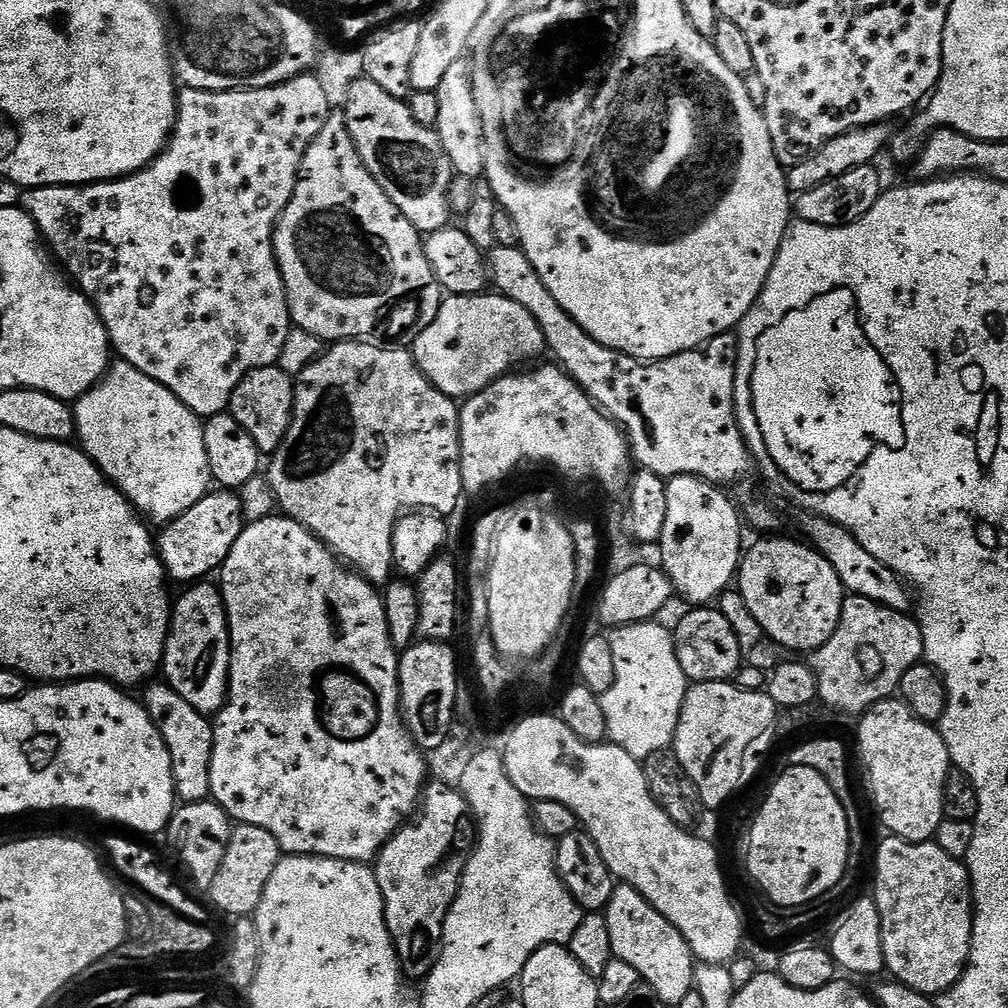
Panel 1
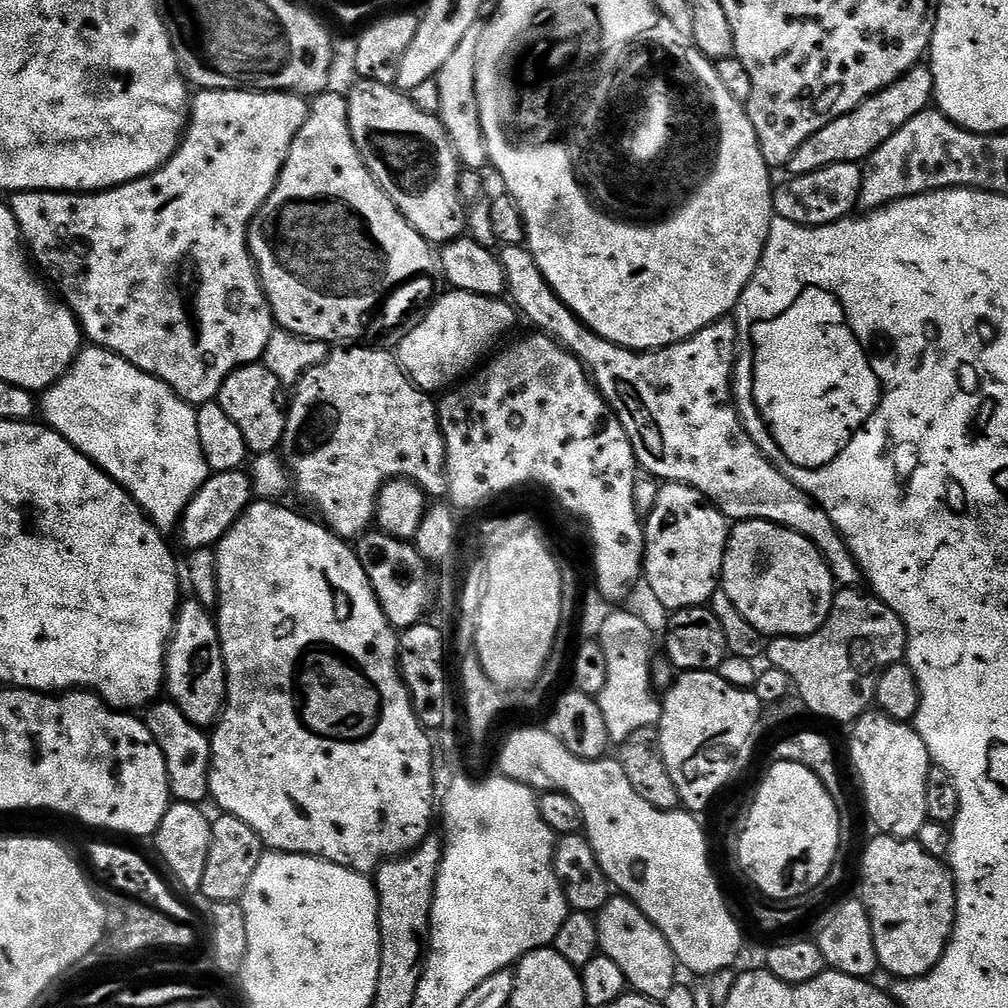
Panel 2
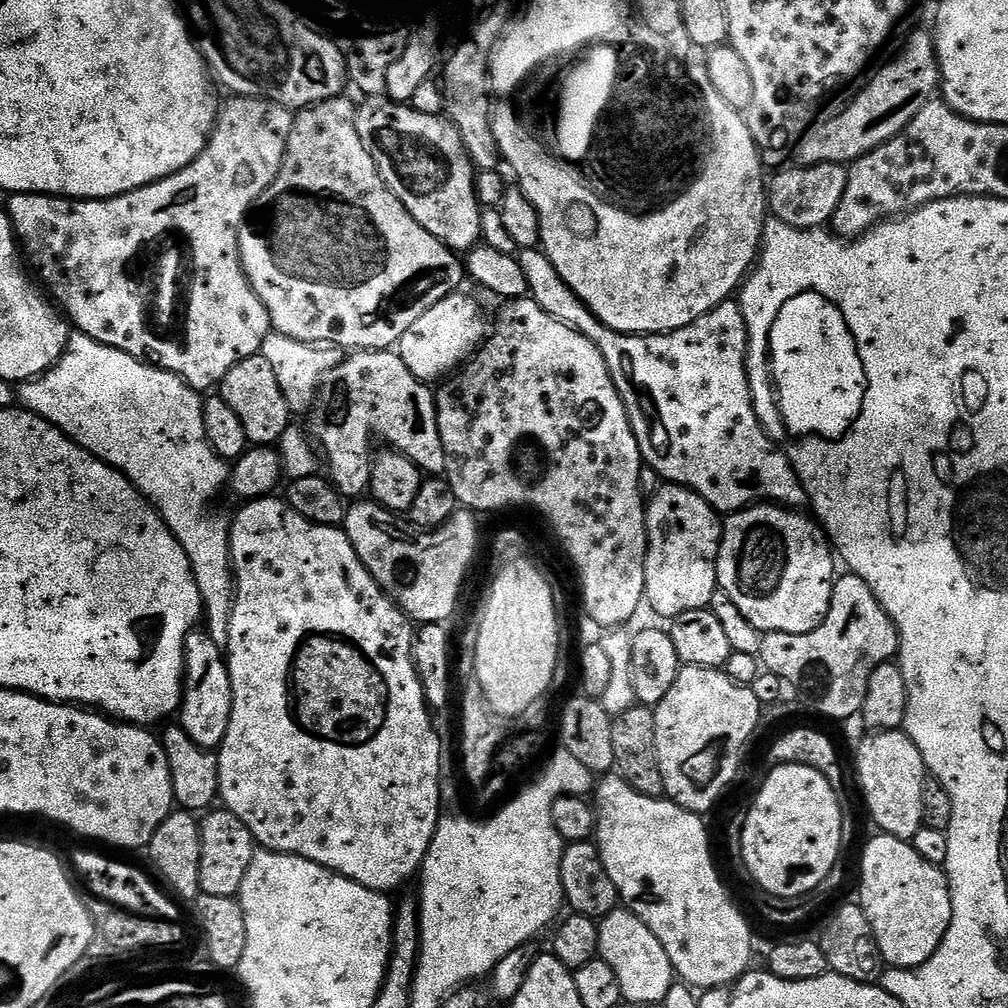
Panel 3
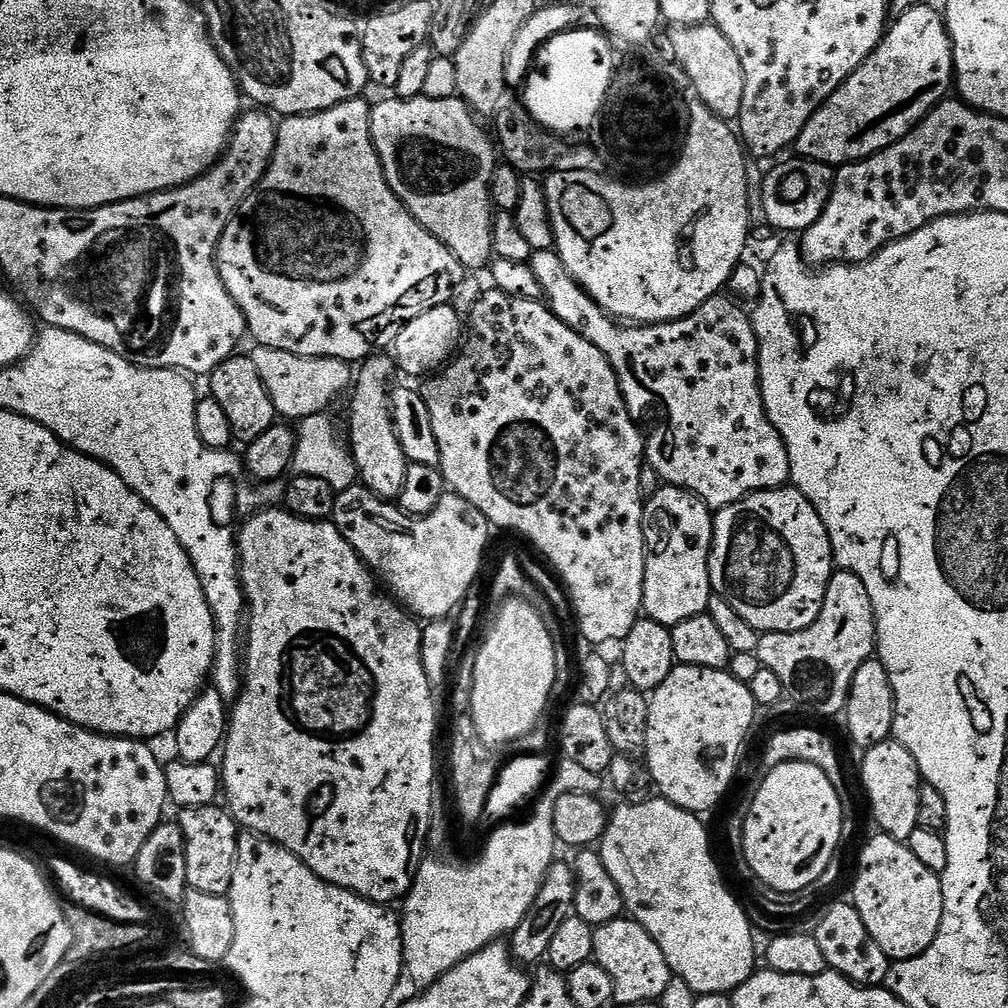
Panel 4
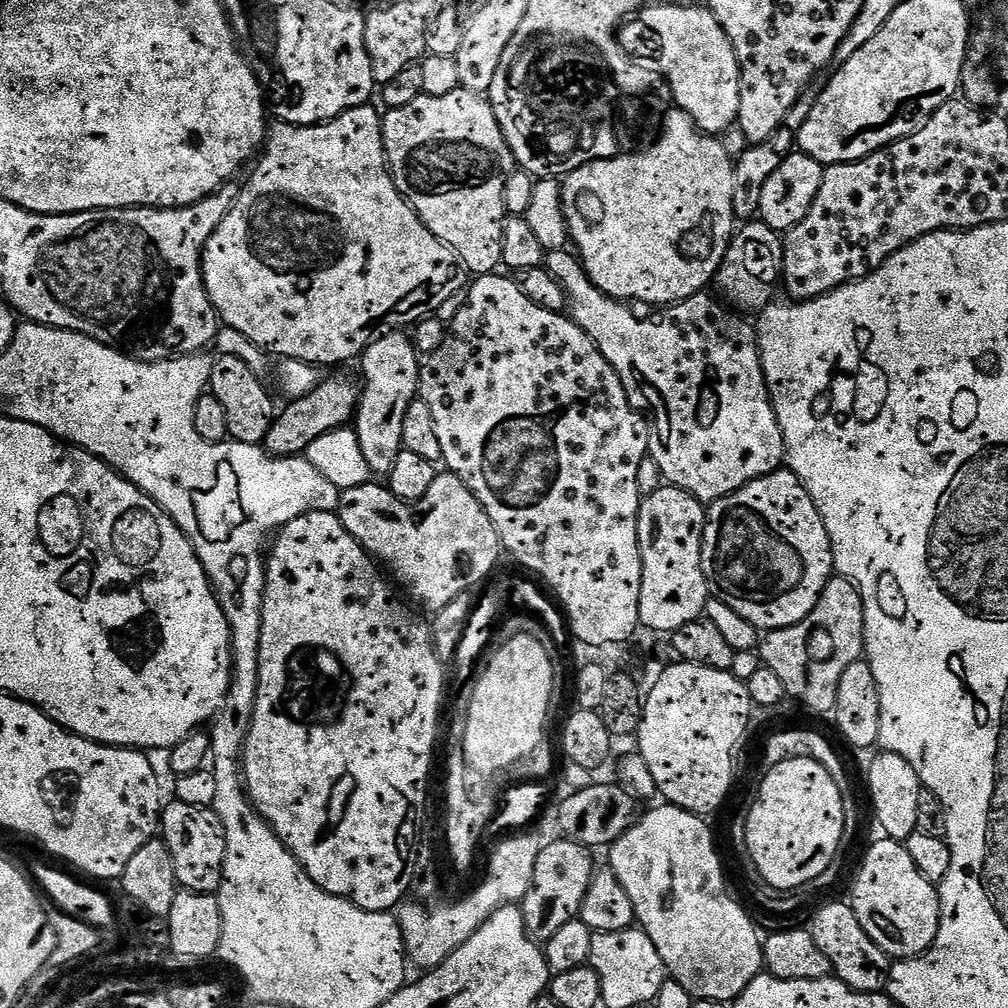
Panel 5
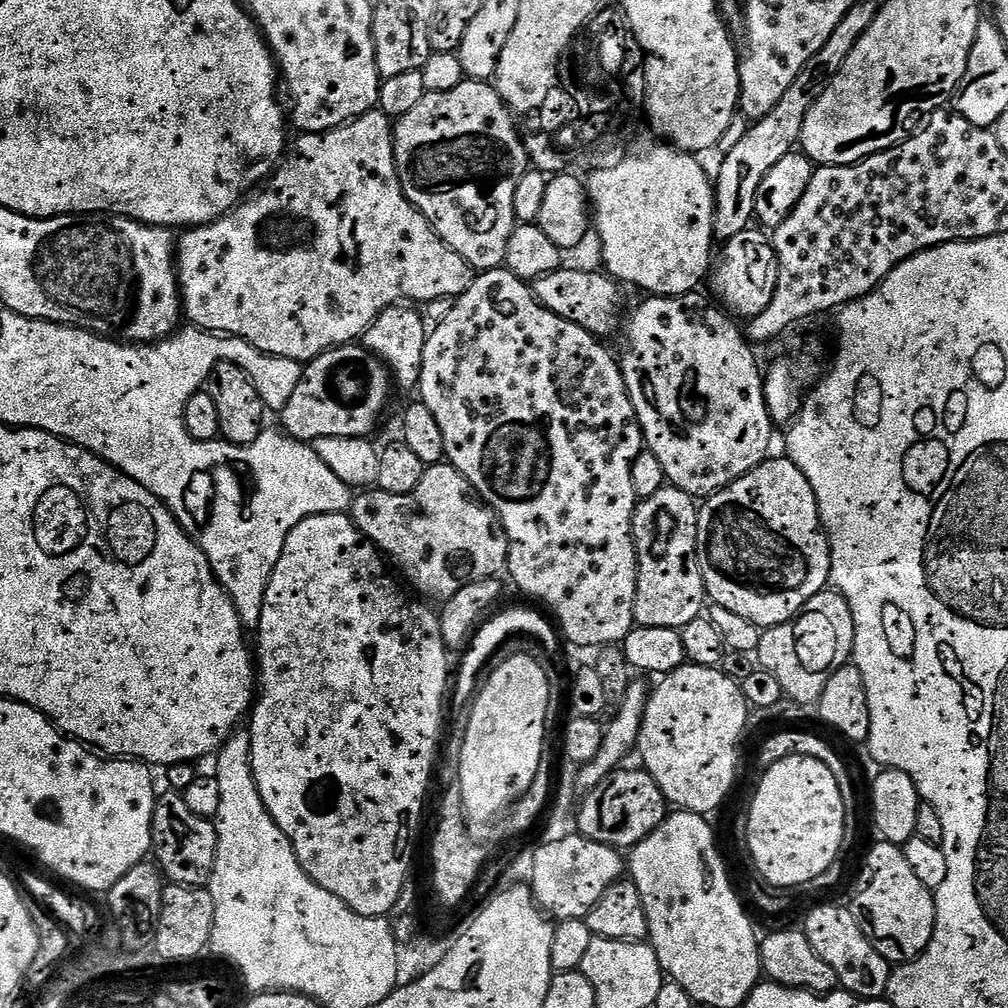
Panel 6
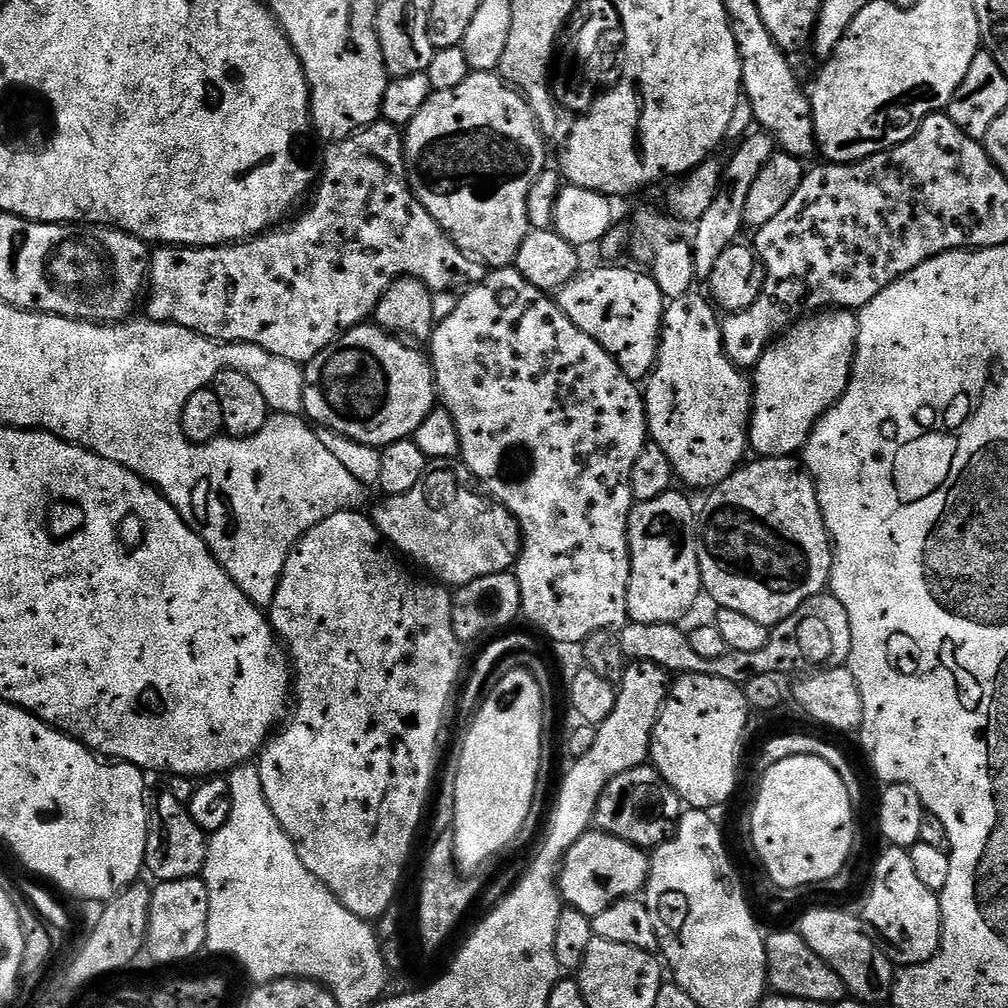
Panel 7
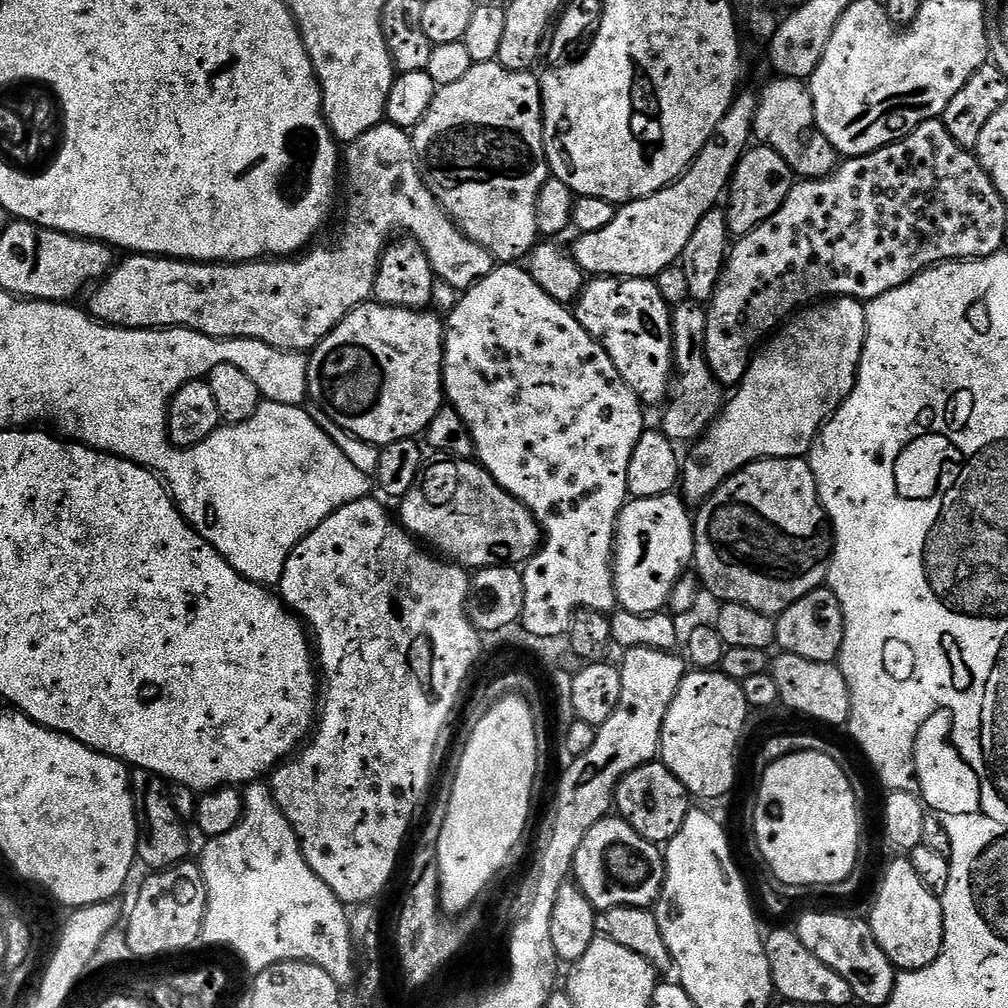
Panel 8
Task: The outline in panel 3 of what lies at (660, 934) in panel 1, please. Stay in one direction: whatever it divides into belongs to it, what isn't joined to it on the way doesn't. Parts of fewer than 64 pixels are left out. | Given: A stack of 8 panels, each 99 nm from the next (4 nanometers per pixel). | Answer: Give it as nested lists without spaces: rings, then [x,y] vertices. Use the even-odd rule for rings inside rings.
[[[617,910],[599,921],[600,933],[598,946],[599,959],[611,966],[618,977],[618,986],[622,986],[622,994],[627,1003],[663,1005],[666,994],[670,994],[670,986],[674,982],[674,973],[670,957],[662,950],[662,942],[654,938],[650,926],[642,922],[634,913]]]

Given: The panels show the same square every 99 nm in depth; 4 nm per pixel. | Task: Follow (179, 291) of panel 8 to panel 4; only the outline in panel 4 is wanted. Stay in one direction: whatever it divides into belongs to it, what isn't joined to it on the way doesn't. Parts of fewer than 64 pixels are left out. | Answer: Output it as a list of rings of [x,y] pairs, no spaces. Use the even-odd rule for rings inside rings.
[[[357,98],[342,102],[330,110],[311,112],[308,116],[283,117],[276,129],[276,149],[266,174],[261,178],[260,185],[240,203],[240,209],[226,226],[220,245],[216,247],[216,265],[222,282],[230,298],[234,298],[242,310],[248,323],[248,336],[254,338],[257,345],[273,347],[274,350],[304,356],[306,359],[363,362],[381,350],[391,349],[402,326],[418,318],[418,314],[426,314],[426,310],[434,310],[434,306],[452,304],[456,291],[464,284],[466,269],[458,262],[458,258],[454,258],[454,254],[442,241],[413,218],[407,206],[386,182],[384,167],[372,145],[372,104],[366,101]]]

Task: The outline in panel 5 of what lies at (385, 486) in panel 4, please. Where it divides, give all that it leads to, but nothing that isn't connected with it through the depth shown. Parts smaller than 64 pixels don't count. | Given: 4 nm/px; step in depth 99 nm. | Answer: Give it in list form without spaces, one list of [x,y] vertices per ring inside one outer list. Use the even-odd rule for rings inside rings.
[[[388,330],[383,334],[376,337],[375,340],[369,344],[368,348],[364,353],[359,357],[358,365],[364,371],[364,384],[362,380],[362,391],[358,396],[358,403],[356,406],[356,414],[354,417],[354,427],[356,433],[358,434],[358,446],[362,446],[362,454],[366,457],[366,464],[370,466],[373,477],[376,478],[386,478],[390,474],[390,470],[394,470],[394,462],[398,459],[398,454],[401,450],[405,448],[404,446],[404,427],[406,426],[406,410],[410,410],[410,406],[418,399],[418,393],[420,391],[420,365],[422,363],[421,353],[416,351],[416,346],[411,335],[408,336],[404,330]]]

